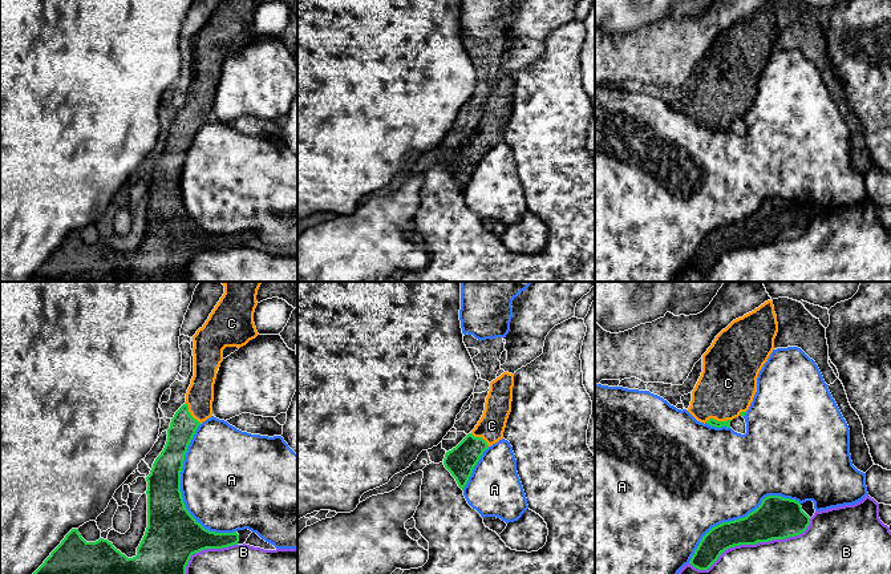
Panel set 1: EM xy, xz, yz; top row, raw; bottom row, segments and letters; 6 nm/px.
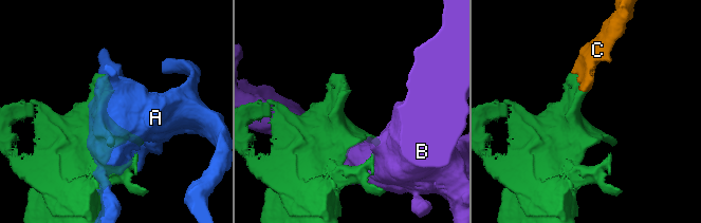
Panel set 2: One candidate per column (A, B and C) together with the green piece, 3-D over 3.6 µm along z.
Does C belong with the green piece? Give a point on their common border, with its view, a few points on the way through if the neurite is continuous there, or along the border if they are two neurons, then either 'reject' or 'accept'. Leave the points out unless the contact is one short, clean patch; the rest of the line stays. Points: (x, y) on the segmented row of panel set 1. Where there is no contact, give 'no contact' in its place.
meets green in yz at (716, 420); accept

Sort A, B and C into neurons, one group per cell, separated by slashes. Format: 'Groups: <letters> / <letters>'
Groups: A / B / C

